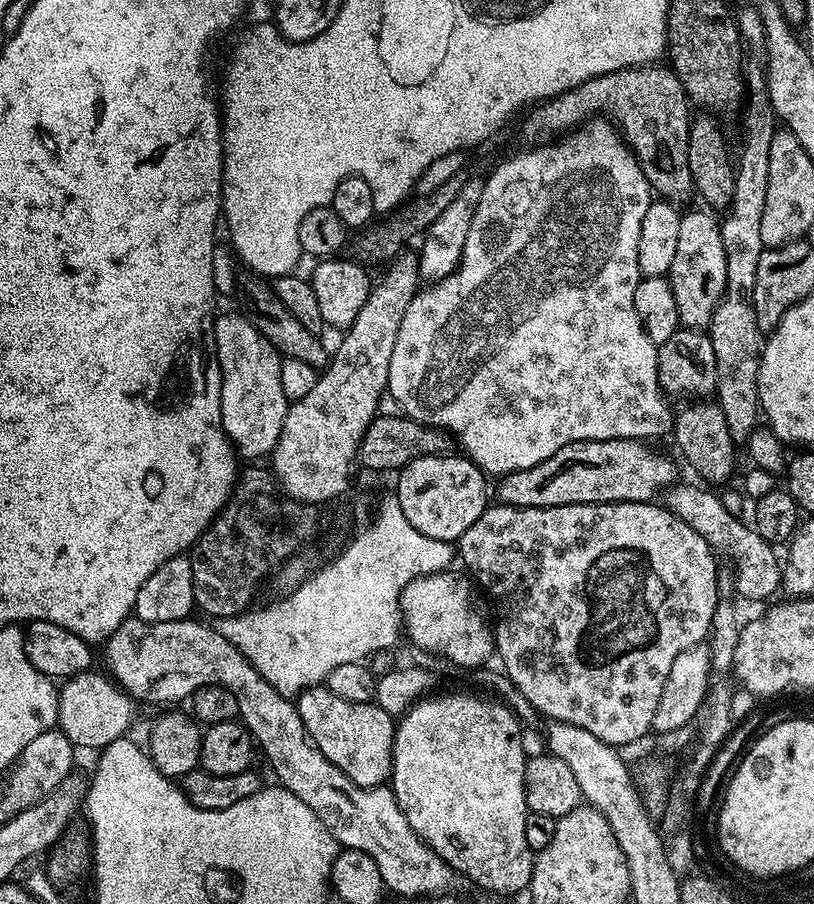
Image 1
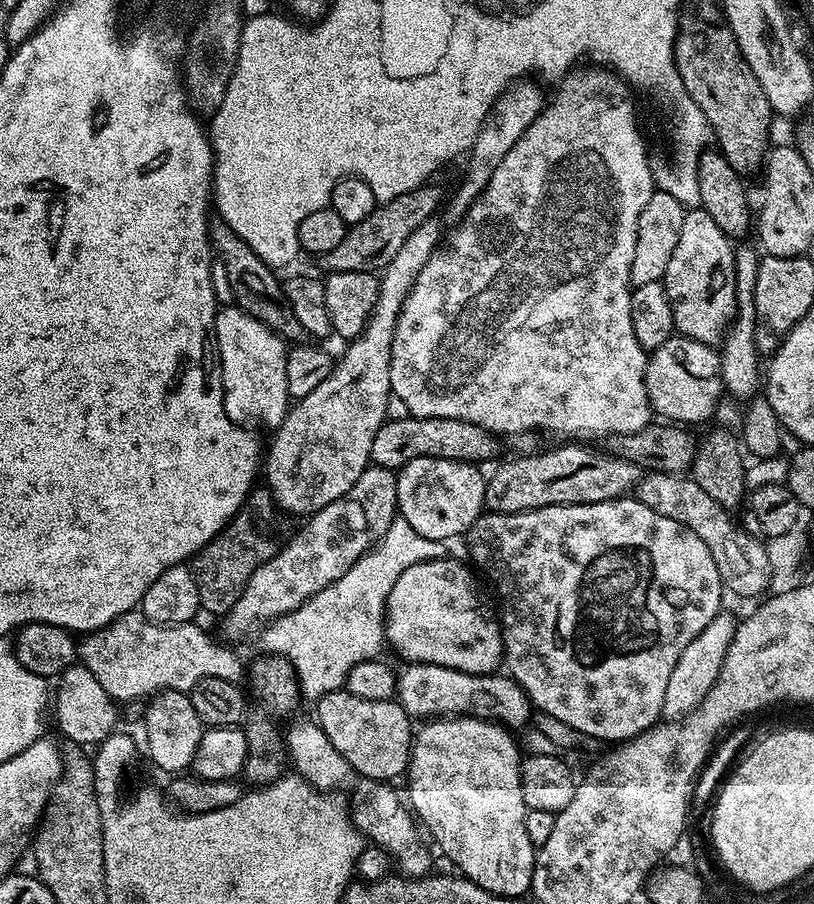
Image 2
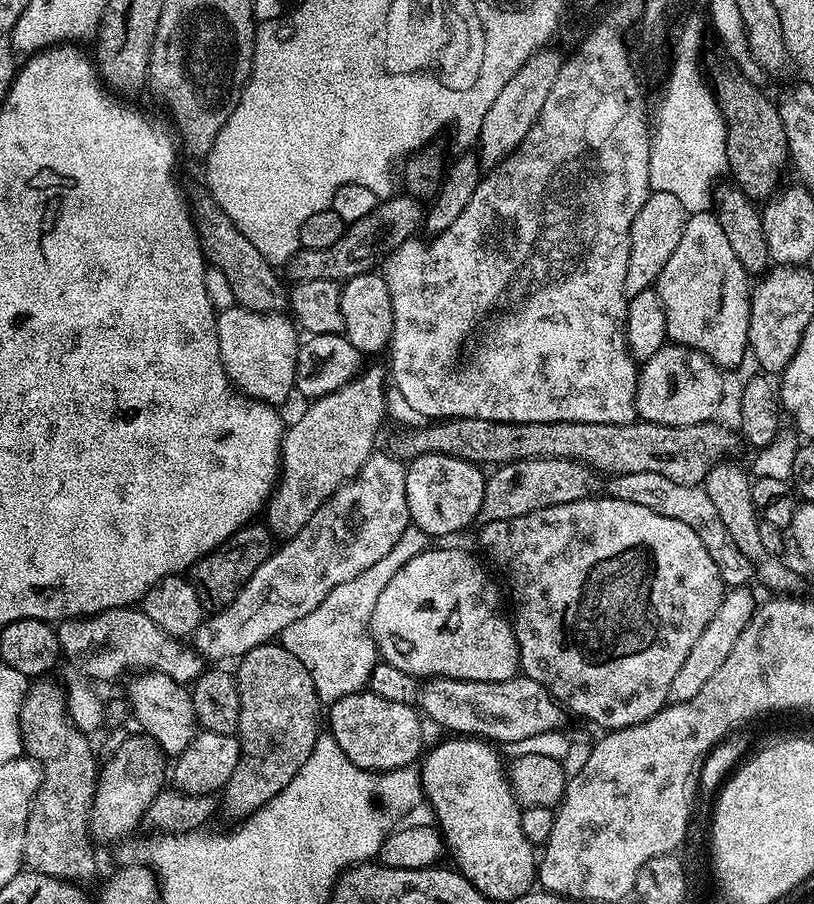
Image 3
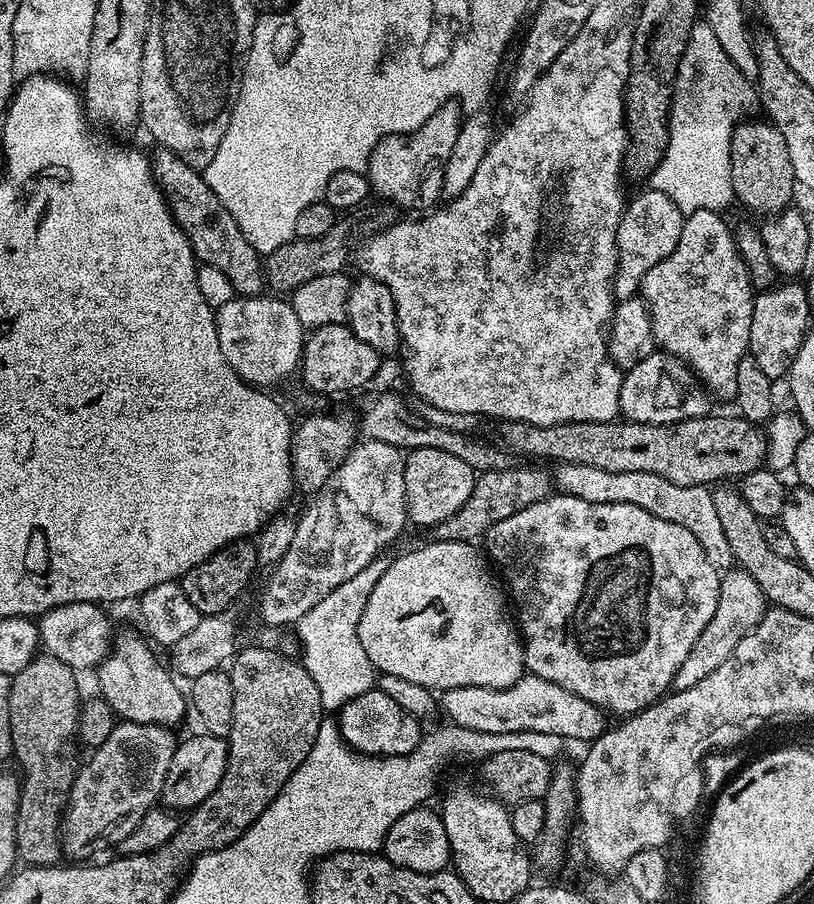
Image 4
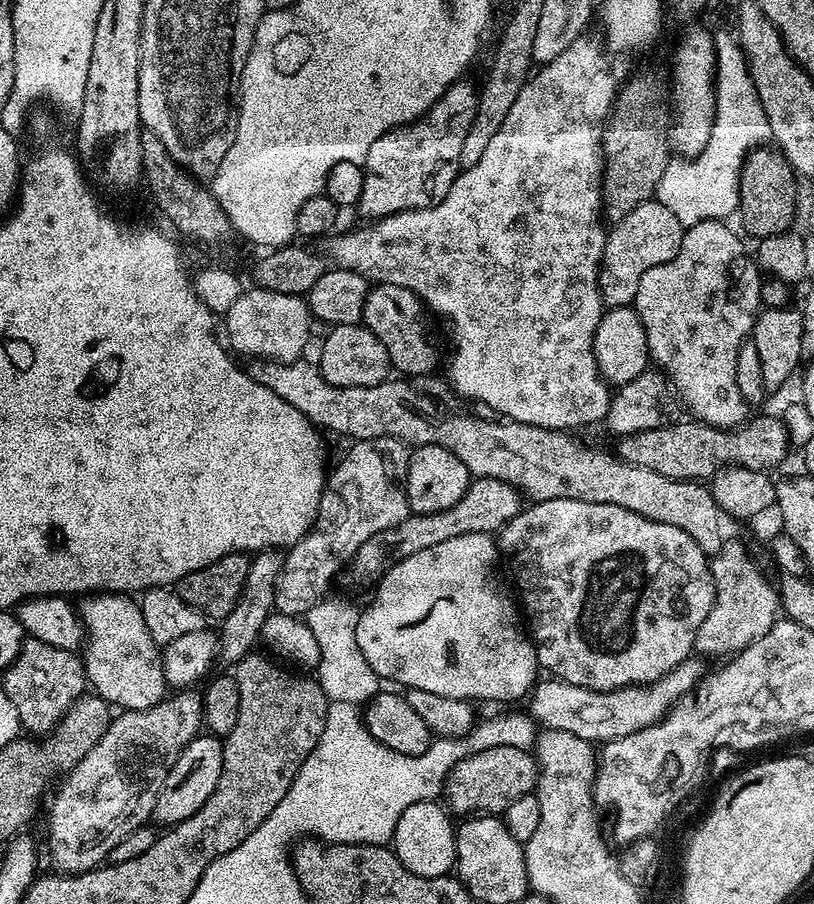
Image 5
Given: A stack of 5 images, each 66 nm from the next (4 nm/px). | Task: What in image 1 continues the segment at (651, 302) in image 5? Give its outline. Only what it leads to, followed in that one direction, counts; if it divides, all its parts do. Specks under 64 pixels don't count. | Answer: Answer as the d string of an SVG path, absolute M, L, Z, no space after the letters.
M711 211L687 212L678 226L678 254L674 266L668 271L675 301L678 302L681 325L685 328L707 329L712 315L726 290L726 250L722 250L720 220Z

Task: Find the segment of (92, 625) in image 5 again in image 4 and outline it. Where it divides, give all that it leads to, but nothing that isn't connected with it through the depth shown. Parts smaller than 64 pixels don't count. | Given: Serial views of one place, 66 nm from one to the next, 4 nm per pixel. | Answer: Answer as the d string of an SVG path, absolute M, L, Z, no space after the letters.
M124 636L115 641L112 651L98 669L99 695L121 721L176 726L184 716L185 693L184 696L180 693L180 688L176 685L177 677L169 671L166 664L164 669L163 662L152 653L153 645L147 639L144 640L139 640L136 636Z

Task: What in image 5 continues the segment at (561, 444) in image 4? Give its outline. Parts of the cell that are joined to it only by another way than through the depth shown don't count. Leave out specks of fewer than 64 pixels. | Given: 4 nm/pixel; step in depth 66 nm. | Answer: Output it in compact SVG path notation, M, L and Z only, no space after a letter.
M756 416L744 421L738 428L715 428L701 420L687 418L681 424L665 422L656 428L621 436L614 449L615 455L628 464L654 470L671 480L707 481L723 468L745 468L768 472L788 456L790 443L783 419L776 416Z

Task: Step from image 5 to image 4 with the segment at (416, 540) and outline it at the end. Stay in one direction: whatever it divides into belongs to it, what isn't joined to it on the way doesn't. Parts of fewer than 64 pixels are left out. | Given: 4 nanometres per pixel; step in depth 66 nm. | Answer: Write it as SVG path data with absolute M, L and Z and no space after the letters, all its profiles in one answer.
M505 466L502 468L493 468L491 472L481 472L477 475L476 485L470 494L470 498L462 506L462 510L458 510L454 514L450 514L450 518L446 518L446 522L438 522L431 525L430 534L432 540L467 540L476 542L483 537L486 530L490 530L490 526L502 522L505 518L510 518L510 514L518 514L518 510L526 510L526 506L534 506L534 502L542 502L548 496L553 495L554 480L544 466L534 466L538 468L511 468Z

